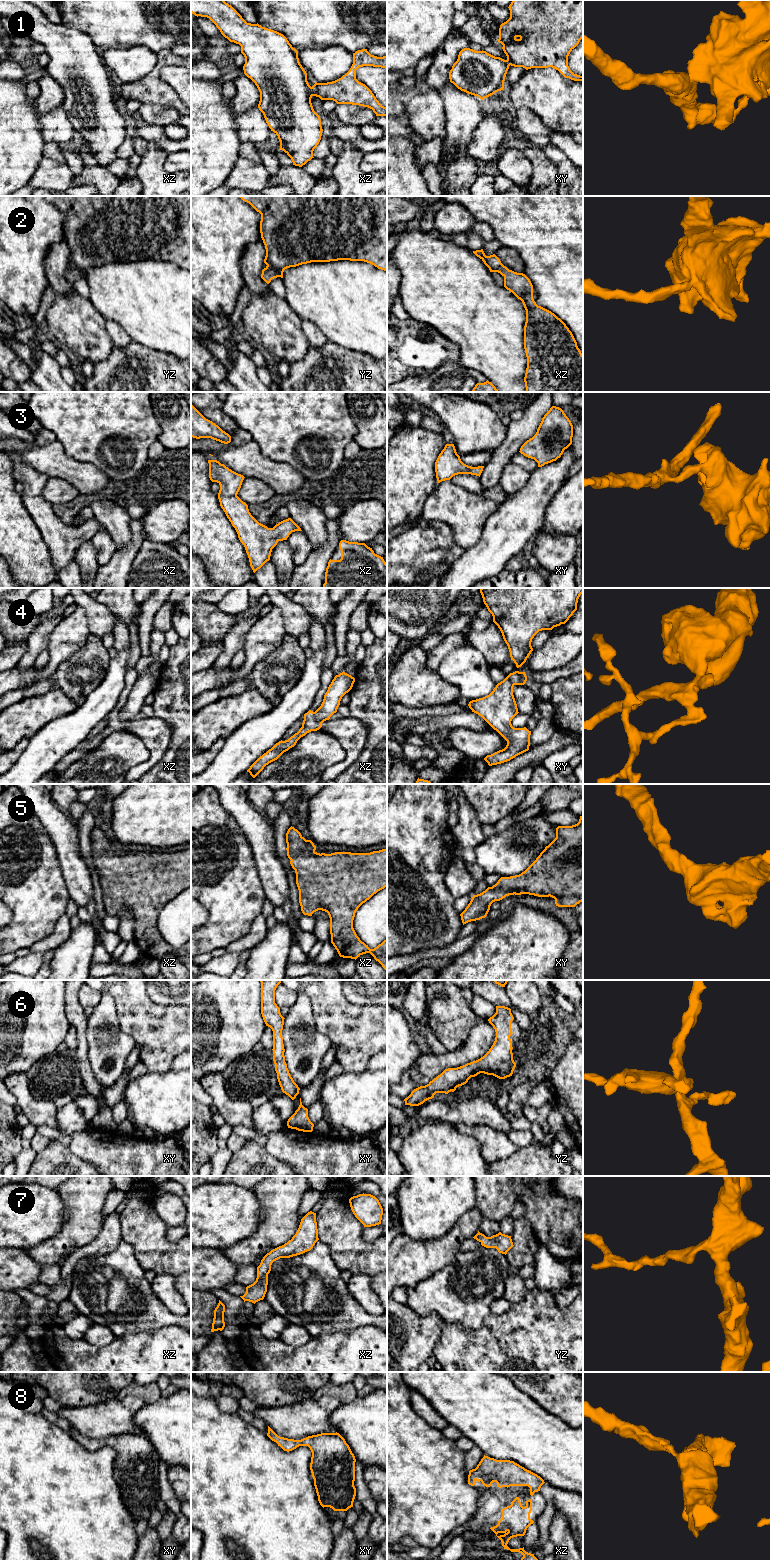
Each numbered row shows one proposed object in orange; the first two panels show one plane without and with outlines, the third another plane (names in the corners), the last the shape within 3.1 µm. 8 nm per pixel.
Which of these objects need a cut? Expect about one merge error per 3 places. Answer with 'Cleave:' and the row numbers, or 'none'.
Cleave: 1, 4

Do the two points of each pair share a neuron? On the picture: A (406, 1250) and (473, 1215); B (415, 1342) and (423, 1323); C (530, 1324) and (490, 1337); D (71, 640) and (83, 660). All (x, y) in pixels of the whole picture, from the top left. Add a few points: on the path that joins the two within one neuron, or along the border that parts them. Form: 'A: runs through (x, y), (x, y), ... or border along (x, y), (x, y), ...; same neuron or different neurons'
A: runs through (423, 1250), (441, 1250), (459, 1232); same neuron
B: runs through (416, 1337), (423, 1328); same neuron
C: runs through (520, 1334), (517, 1337), (500, 1337); same neuron
D: border along (90, 633), (86, 643), (59, 665); different neurons

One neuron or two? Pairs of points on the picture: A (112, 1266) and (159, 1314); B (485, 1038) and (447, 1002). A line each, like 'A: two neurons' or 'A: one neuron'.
A: one neuron
B: two neurons

